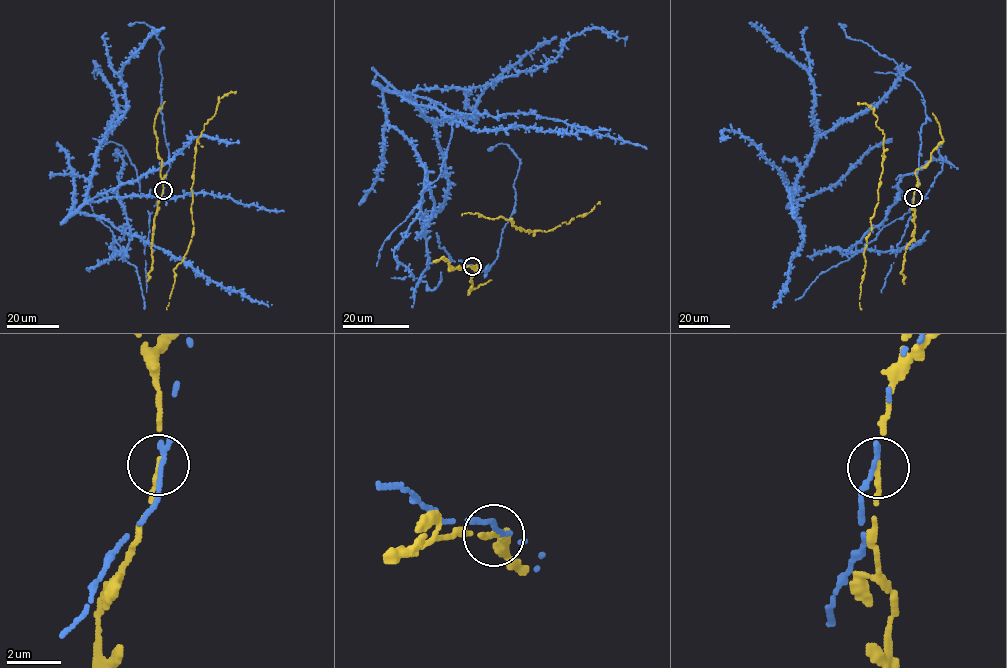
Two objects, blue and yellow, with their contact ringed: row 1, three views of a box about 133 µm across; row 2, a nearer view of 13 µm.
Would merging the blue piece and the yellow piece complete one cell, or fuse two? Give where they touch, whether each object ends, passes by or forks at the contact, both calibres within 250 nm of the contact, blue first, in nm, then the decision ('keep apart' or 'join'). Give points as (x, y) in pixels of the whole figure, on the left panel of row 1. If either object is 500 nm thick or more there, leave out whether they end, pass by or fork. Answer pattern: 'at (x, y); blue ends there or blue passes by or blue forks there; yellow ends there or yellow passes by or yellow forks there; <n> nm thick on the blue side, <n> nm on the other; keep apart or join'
at (163, 190); blue ends there; yellow passes by; 260 nm thick on the blue side, 160 nm on the other; keep apart

